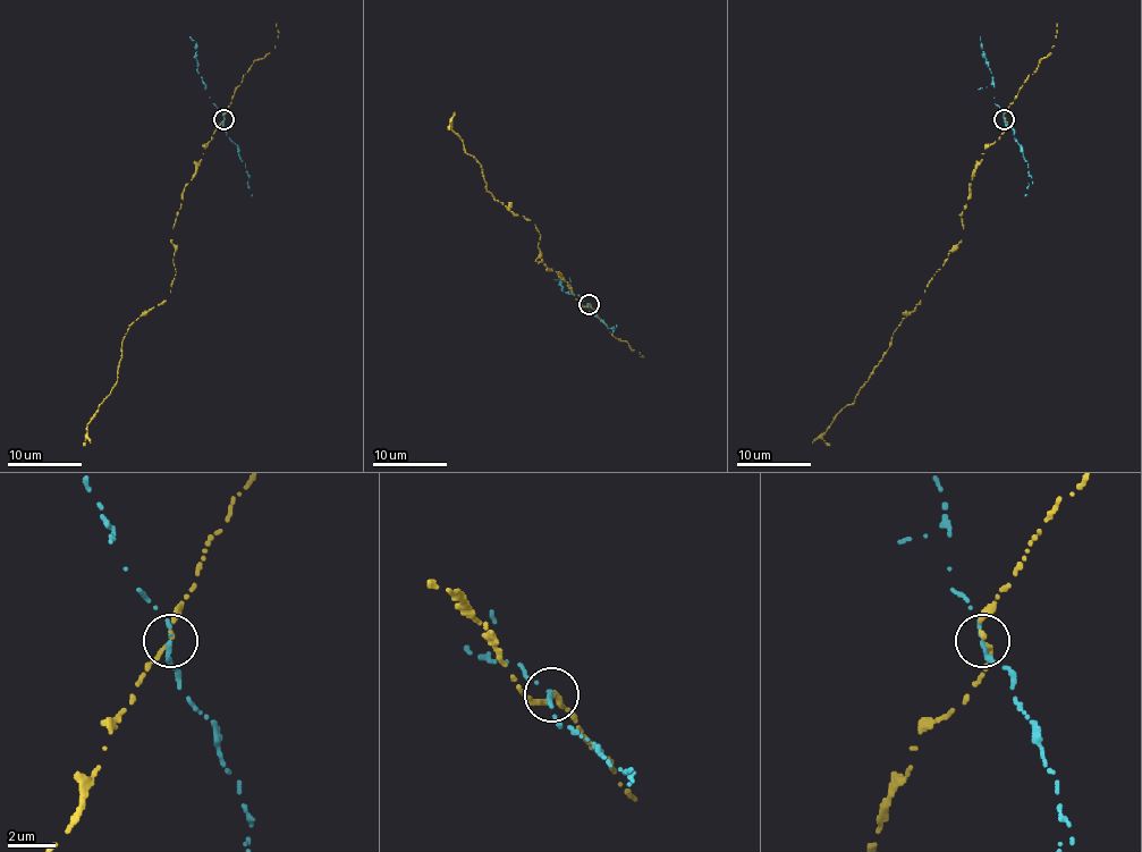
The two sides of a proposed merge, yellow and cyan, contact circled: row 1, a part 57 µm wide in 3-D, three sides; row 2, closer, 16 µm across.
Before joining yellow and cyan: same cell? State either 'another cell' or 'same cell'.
another cell

